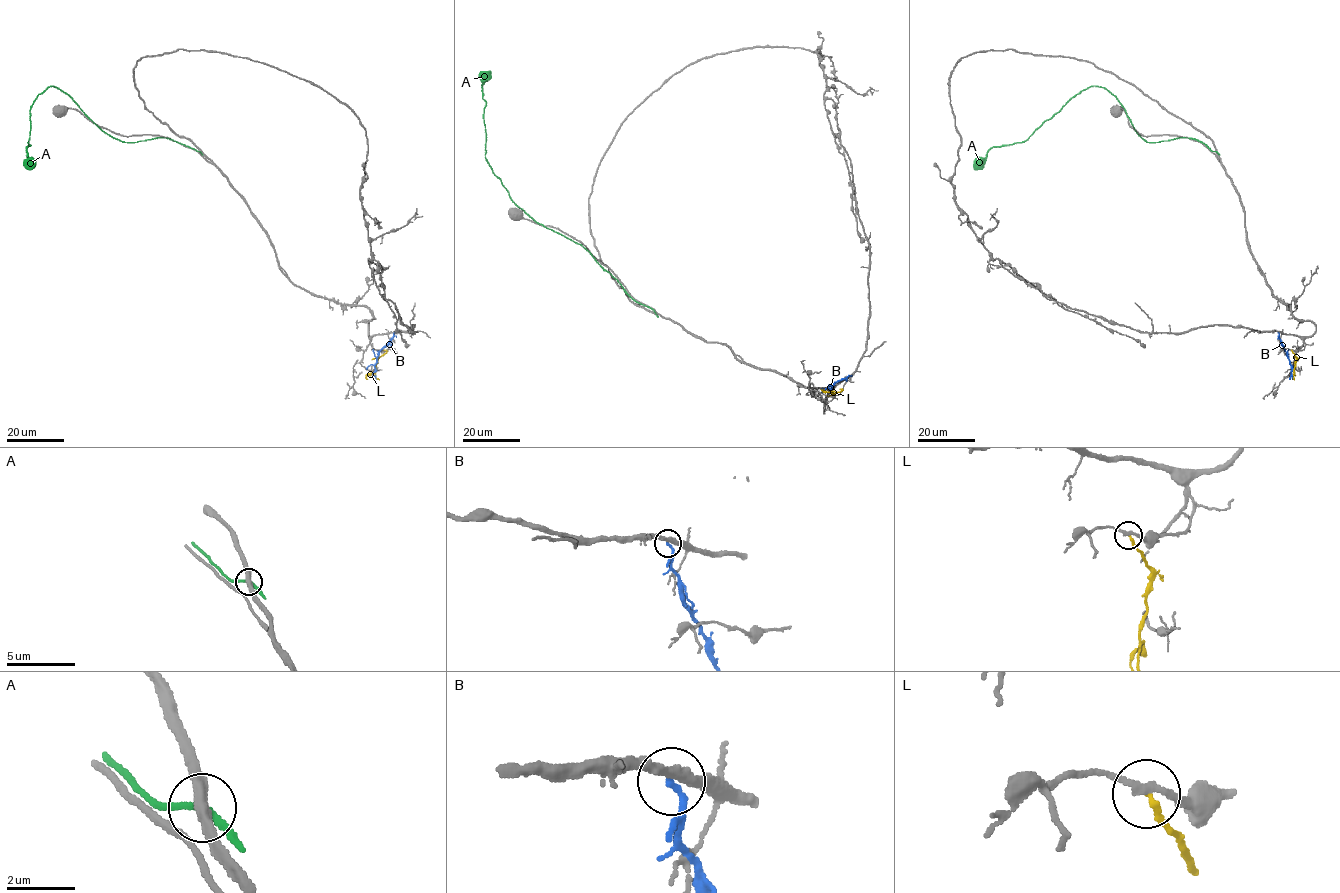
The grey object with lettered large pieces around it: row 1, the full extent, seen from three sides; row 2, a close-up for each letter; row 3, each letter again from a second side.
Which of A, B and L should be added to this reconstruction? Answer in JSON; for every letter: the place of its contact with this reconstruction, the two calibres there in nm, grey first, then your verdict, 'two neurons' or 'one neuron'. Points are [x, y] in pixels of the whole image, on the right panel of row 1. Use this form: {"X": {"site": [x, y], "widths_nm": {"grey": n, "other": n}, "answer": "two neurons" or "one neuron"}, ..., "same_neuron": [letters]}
{"A": {"site": [1216, 151], "widths_nm": {"grey": 380, "other": 170}, "answer": "two neurons"}, "B": {"site": [1278, 332], "widths_nm": {"grey": 340, "other": 200}, "answer": "two neurons"}, "L": {"site": [1291, 350], "widths_nm": {"grey": 200, "other": 170}, "answer": "two neurons"}, "same_neuron": []}

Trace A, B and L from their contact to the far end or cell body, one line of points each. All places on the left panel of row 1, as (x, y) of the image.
A: (200, 151), (165, 138), (123, 142), (103, 132), (66, 93), (51, 86), (29, 110), (31, 169)
B: (394, 332), (379, 353), (373, 372), (375, 379)
L: (387, 350), (379, 358), (375, 371), (368, 374), (367, 379)

